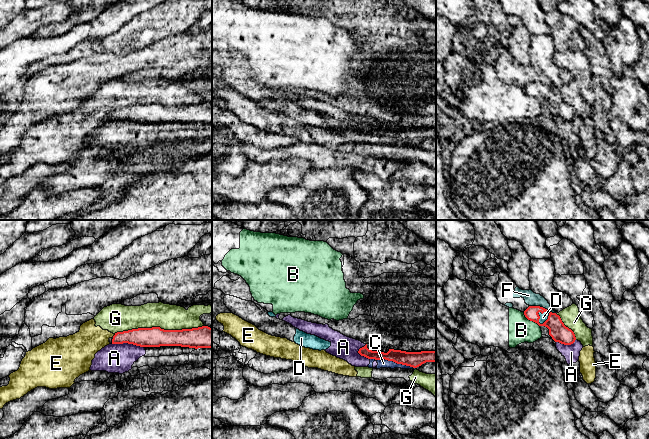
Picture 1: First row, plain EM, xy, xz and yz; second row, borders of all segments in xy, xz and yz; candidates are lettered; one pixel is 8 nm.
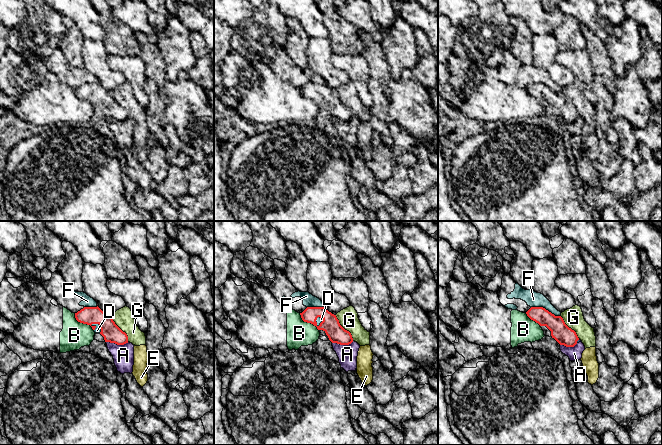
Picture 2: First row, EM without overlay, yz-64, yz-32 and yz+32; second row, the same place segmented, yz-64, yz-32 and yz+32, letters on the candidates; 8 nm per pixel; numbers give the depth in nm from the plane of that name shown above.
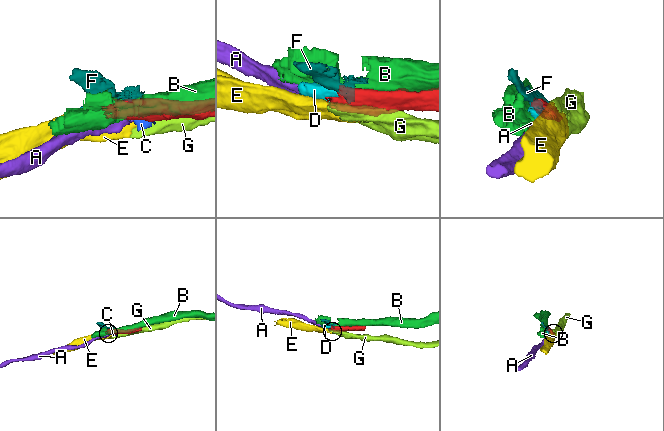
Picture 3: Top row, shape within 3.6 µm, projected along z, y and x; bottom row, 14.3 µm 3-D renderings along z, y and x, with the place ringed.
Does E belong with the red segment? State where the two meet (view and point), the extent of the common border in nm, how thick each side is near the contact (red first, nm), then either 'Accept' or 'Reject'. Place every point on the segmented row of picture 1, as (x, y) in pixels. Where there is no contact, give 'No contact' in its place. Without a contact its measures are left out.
Touches red at xy (113, 336). Shared border 40 nm. Thickness 160 nm (red) against 220 nm. Reject

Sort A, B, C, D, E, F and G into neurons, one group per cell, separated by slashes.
A C / B / D / E G / F

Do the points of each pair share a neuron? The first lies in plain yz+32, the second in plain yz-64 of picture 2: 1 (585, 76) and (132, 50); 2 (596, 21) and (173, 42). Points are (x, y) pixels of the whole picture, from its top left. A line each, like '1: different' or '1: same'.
1: different
2: different

